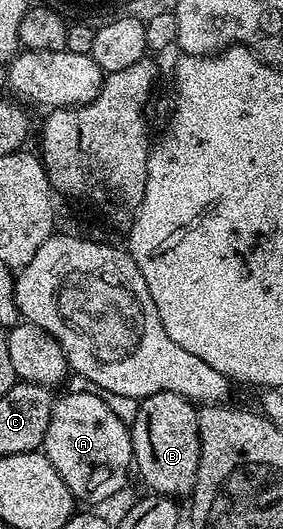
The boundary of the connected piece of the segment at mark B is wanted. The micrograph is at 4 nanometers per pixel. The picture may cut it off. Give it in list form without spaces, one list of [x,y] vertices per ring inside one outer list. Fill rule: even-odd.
[[[158,392],[144,398],[138,407],[138,413],[130,424],[132,457],[136,474],[155,492],[165,497],[190,496],[196,483],[197,467],[200,466],[199,414],[196,406],[177,395],[176,392]]]

